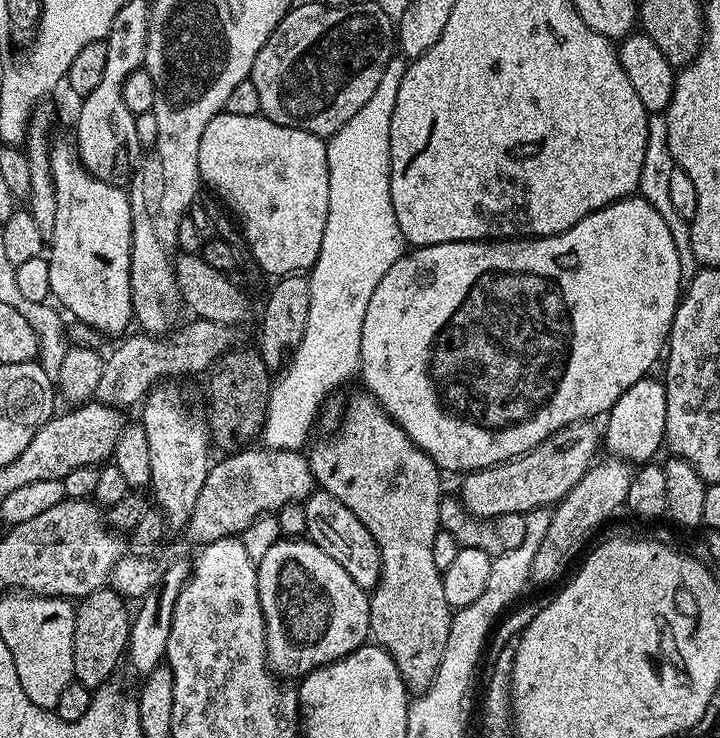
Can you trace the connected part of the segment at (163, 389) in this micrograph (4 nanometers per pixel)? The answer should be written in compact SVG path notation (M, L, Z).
M161 382L148 393L142 404L142 425L150 446L150 492L153 492L155 507L163 512L165 525L169 529L182 530L190 522L194 502L198 502L198 493L206 483L210 467L210 439L209 425L203 419L200 421L192 416L184 401L184 392L176 384L179 383Z

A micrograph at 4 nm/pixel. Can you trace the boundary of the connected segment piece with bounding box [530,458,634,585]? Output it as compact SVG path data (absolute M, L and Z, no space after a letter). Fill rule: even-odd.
M619 458L607 459L593 463L588 473L570 490L570 494L563 496L560 503L551 509L550 526L542 538L542 546L538 546L538 554L534 556L530 579L533 585L554 583L563 574L567 564L575 565L581 559L582 553L589 547L588 539L600 527L601 531L615 517L612 515L619 508L623 509L627 505L633 465Z

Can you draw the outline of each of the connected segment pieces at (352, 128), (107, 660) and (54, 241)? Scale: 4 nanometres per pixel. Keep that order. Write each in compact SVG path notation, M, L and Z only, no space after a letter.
M393 58L366 106L342 130L327 137L330 210L326 214L326 234L322 234L322 250L307 277L310 310L305 334L282 371L271 381L262 433L265 448L294 452L309 443L308 431L320 403L339 384L359 373L366 306L370 306L370 298L386 270L401 263L406 251L406 241L390 202L390 118L394 118L394 101L405 67L403 59Z
M105 586L94 590L75 605L74 680L90 689L109 683L128 651L128 632L132 628L129 601L115 588Z
M57 139L52 145L52 185L56 191L56 213L54 214L54 230L50 237L50 252L52 256L48 260L50 266L50 286L52 287L52 296L60 299L70 311L73 312L75 319L88 324L97 331L103 333L105 337L114 338L129 331L128 323L133 323L132 315L132 283L130 282L130 266L124 264L124 216L100 216L100 180L97 176L90 175L84 169L84 163L80 161L80 156L76 152L75 143Z

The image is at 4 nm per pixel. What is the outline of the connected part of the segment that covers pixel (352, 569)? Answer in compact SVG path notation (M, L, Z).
M313 491L312 495L303 501L303 506L308 527L307 539L326 550L326 554L330 554L330 558L334 558L334 562L338 562L338 566L342 566L342 570L346 570L346 574L350 574L350 578L354 578L360 588L375 588L380 580L380 551L370 530L366 530L366 526L362 526L358 518L354 518L352 511L329 492Z

